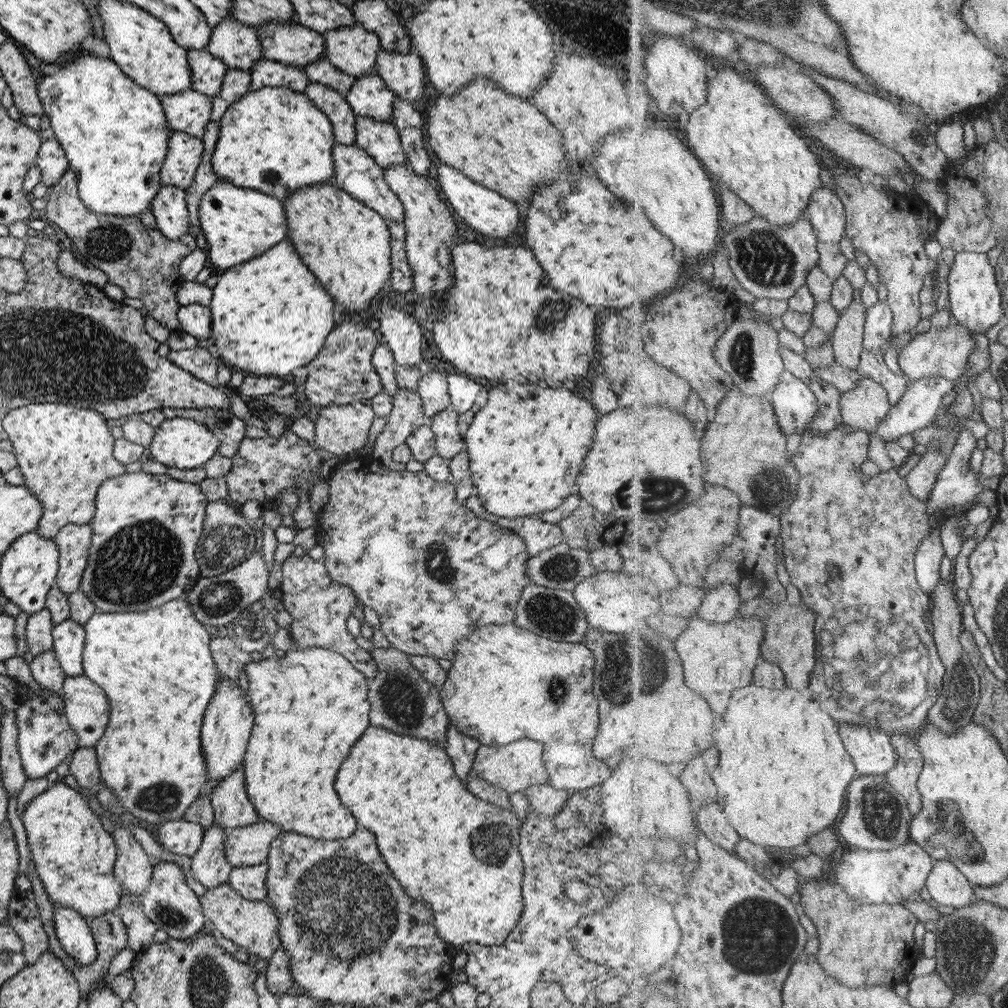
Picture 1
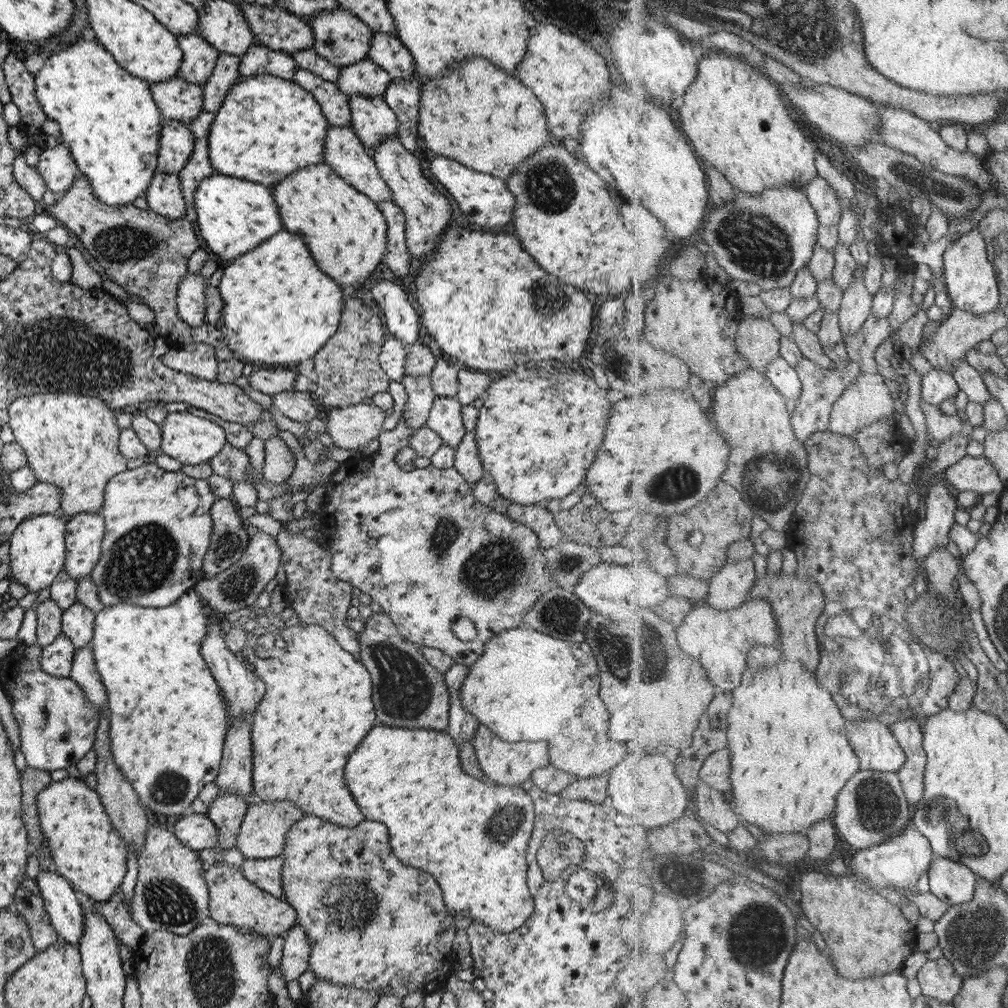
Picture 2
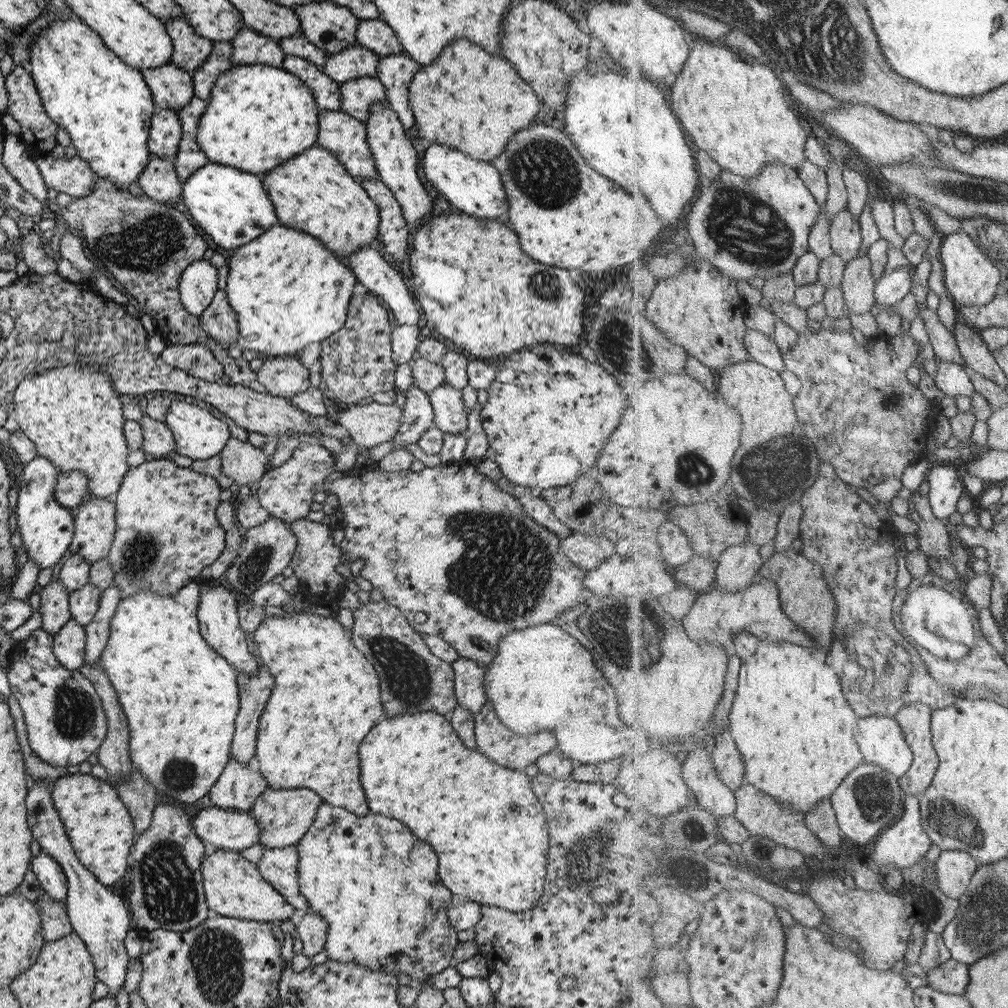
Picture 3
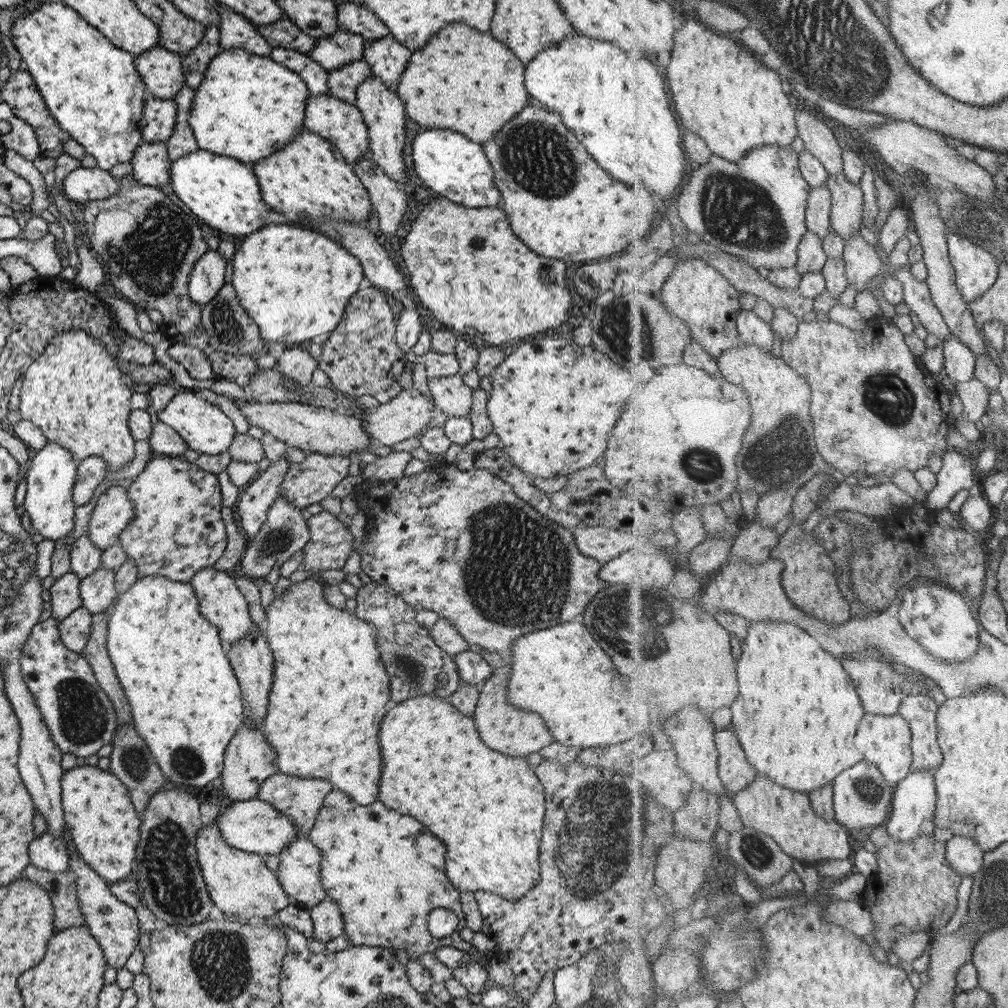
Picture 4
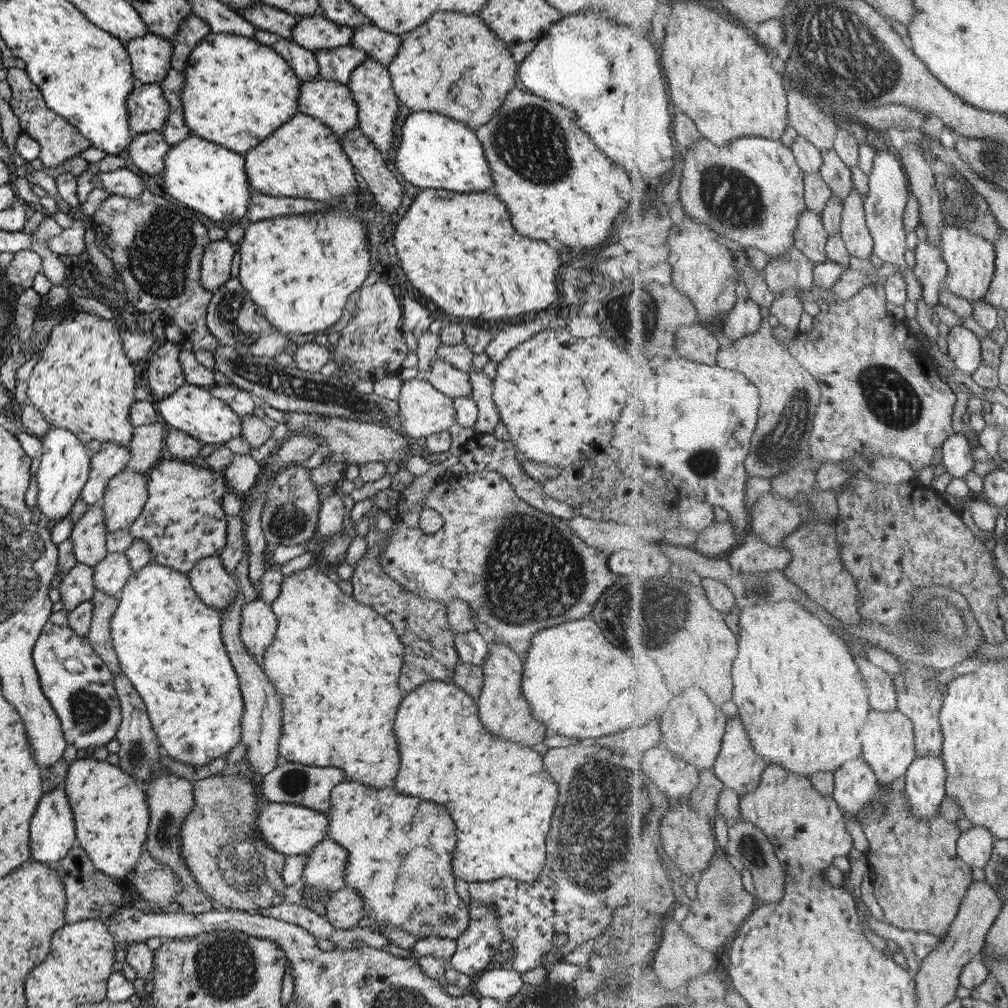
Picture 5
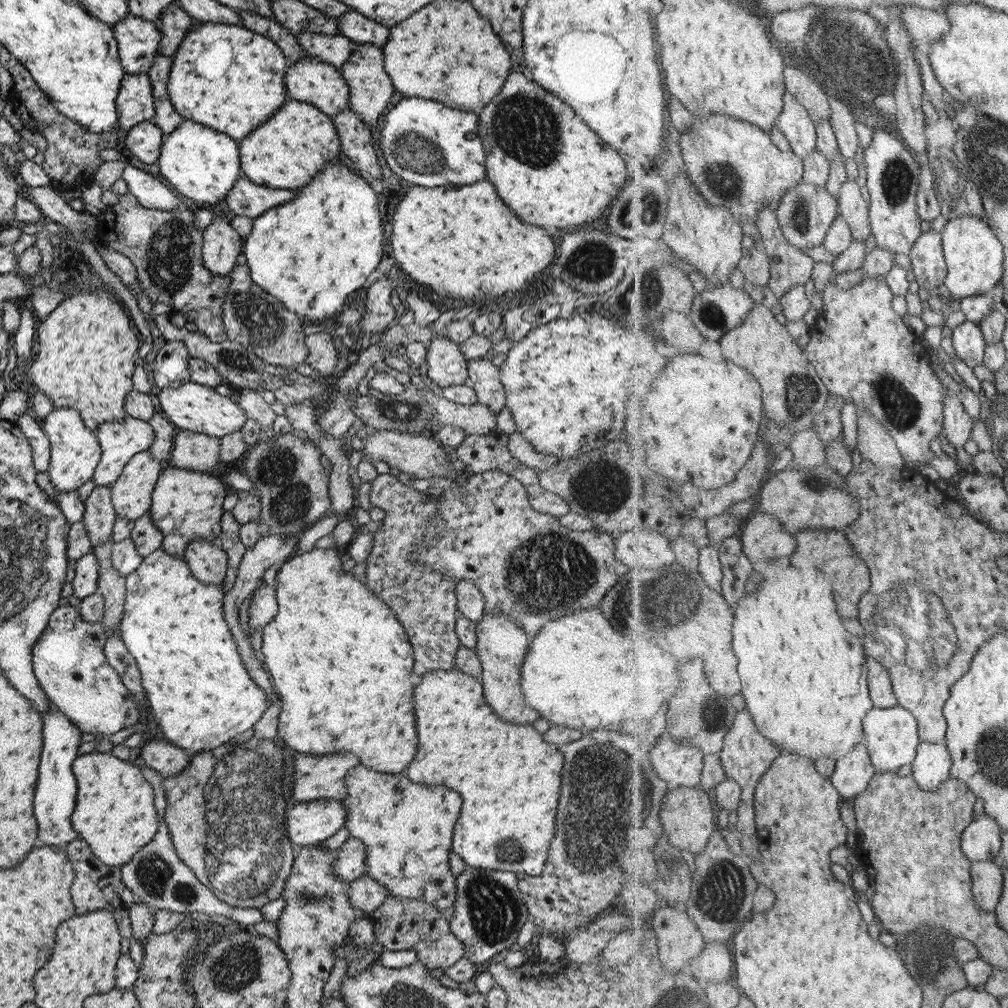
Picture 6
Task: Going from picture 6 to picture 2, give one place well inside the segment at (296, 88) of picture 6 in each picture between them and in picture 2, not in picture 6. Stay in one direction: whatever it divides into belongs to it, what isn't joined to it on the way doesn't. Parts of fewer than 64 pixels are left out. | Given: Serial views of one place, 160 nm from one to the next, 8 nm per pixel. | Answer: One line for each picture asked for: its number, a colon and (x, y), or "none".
2: (343, 152)
3: (343, 136)
4: (340, 123)
5: (329, 101)

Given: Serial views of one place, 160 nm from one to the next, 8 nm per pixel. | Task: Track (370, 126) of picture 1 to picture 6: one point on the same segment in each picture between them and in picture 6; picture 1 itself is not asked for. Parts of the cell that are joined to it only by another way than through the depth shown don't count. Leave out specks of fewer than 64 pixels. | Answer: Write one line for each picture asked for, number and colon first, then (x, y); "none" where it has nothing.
2: (372, 120)
3: (356, 96)
4: (341, 82)
5: (336, 63)
6: (334, 50)

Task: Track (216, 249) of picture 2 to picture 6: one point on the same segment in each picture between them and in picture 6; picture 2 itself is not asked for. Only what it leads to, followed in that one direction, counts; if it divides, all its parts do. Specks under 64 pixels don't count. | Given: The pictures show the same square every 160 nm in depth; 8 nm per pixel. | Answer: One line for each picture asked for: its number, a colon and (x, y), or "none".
3: (229, 205)
4: (221, 191)
5: (203, 176)
6: (202, 164)

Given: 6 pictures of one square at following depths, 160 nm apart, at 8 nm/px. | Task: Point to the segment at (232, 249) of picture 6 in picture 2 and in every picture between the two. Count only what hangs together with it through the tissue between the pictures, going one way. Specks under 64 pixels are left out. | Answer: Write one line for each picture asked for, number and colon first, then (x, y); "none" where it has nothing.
2: (190, 298)
3: (198, 282)
4: (206, 277)
5: (216, 257)

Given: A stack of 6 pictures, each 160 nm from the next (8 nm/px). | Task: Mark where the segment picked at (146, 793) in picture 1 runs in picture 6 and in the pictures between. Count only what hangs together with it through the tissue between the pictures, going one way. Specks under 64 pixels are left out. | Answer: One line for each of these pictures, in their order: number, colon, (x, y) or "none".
2: (168, 719)
3: (179, 696)
4: (186, 702)
5: (167, 641)
6: (200, 696)

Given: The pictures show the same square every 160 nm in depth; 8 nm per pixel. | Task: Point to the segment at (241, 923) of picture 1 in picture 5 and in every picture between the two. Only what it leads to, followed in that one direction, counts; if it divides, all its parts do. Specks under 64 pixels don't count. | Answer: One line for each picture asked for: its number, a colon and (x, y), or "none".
2: (232, 900)
3: (232, 887)
4: (238, 883)
5: (228, 861)

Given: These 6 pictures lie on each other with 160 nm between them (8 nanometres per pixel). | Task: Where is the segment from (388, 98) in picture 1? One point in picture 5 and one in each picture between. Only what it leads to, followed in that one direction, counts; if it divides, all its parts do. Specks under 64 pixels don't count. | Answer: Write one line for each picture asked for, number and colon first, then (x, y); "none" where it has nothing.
2: (363, 77)
3: (355, 61)
4: (330, 53)
5: (312, 32)

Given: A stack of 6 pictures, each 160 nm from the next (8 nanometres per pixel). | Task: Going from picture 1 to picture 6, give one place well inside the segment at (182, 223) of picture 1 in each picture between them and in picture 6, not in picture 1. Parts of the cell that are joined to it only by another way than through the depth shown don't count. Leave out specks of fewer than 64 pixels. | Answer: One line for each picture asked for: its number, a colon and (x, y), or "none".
2: (163, 196)
3: (157, 180)
4: (150, 165)
5: (146, 150)
6: (143, 140)

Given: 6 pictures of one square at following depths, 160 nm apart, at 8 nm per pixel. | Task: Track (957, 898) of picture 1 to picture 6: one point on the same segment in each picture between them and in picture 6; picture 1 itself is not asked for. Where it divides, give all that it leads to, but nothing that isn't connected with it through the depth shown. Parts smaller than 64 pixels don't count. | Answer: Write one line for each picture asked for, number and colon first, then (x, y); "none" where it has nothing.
2: (954, 883)
3: (955, 869)
4: (964, 854)
5: (975, 846)
6: (982, 840)

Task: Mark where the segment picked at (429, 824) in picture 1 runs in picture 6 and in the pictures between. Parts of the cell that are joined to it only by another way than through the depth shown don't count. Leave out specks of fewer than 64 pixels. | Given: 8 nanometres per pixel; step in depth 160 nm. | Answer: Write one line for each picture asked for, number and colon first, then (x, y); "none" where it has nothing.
2: (471, 835)
3: (488, 829)
4: (488, 808)
5: (499, 795)
6: (509, 779)

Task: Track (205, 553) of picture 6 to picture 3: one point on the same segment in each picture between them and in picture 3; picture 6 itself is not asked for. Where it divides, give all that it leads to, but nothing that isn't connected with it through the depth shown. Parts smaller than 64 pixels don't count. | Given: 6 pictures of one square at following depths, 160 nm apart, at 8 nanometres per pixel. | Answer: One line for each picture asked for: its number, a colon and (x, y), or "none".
3: (217, 611)
4: (219, 600)
5: (207, 577)

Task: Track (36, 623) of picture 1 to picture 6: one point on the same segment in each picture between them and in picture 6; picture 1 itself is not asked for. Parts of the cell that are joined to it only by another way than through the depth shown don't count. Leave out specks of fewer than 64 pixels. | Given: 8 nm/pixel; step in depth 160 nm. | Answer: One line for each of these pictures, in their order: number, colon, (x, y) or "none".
2: (48, 614)
3: (54, 610)
4: (64, 593)
5: (76, 586)
6: (83, 579)

